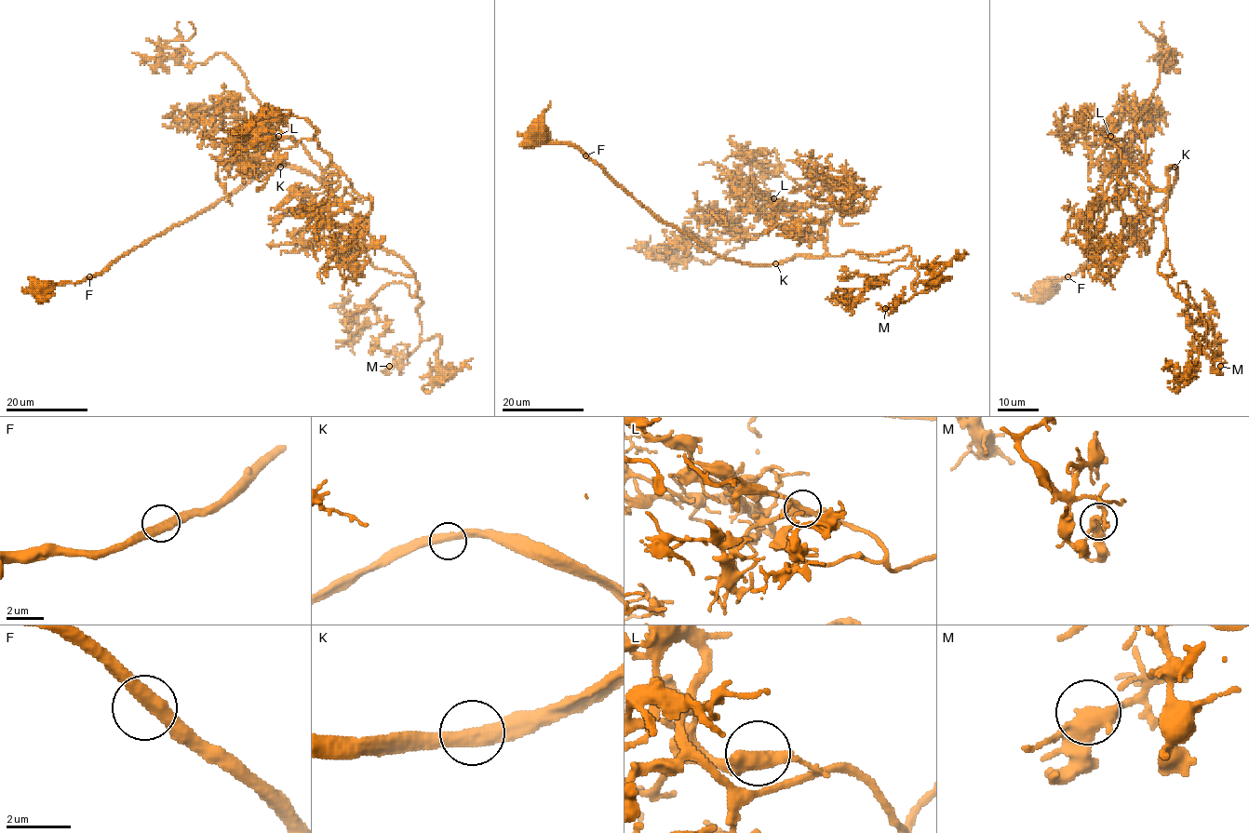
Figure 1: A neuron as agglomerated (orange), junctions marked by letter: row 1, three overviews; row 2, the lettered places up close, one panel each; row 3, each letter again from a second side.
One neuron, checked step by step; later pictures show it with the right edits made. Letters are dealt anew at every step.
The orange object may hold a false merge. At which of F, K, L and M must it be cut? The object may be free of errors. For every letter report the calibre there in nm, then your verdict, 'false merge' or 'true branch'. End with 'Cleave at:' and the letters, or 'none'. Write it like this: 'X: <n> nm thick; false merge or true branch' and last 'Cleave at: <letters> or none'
F: 440 nm thick; true branch
K: 440 nm thick; true branch
L: 440 nm thick; true branch
M: 440 nm thick; true branch
Cleave at: none

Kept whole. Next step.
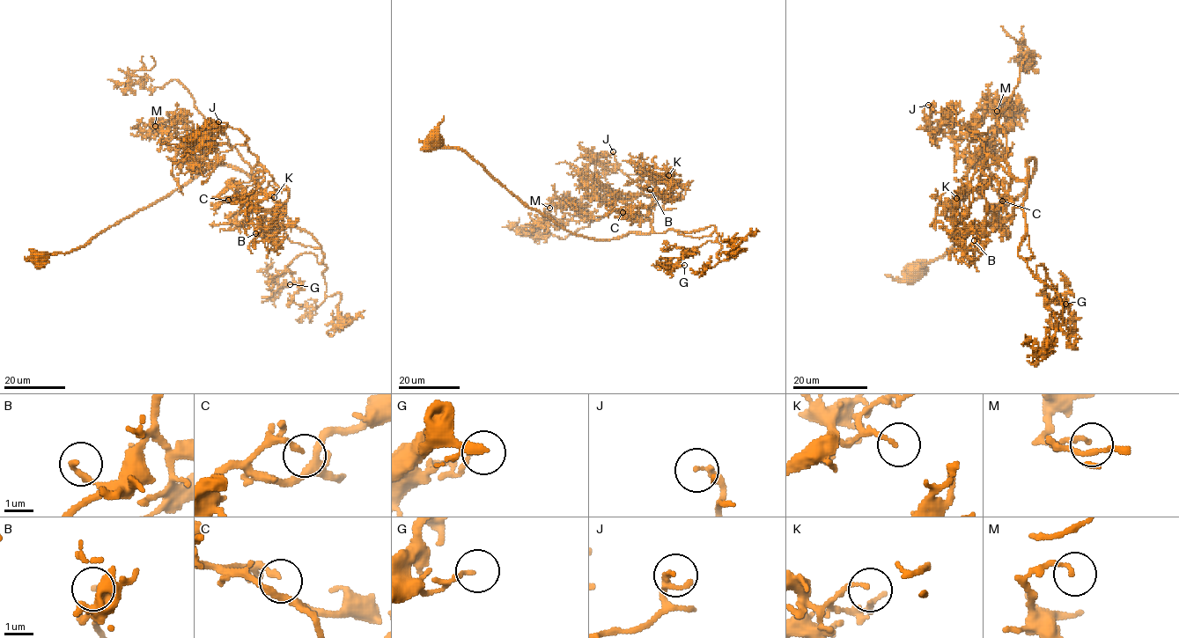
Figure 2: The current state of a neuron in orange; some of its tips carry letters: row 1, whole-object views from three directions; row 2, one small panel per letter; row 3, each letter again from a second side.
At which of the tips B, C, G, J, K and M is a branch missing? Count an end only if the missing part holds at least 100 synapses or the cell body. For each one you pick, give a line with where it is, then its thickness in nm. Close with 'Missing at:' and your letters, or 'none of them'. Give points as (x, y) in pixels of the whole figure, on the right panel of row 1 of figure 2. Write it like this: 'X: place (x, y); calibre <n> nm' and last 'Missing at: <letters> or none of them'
Missing at: none of them

